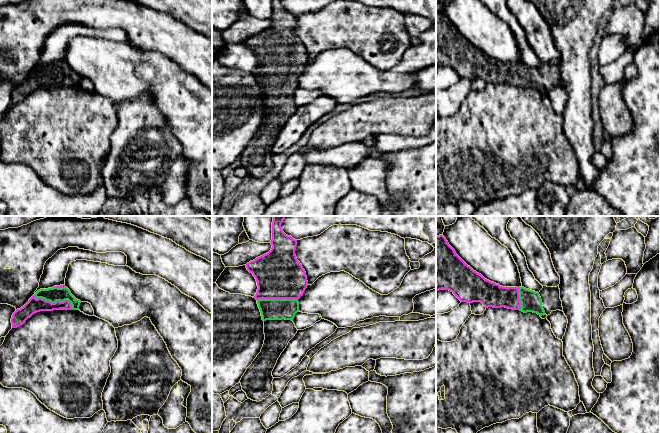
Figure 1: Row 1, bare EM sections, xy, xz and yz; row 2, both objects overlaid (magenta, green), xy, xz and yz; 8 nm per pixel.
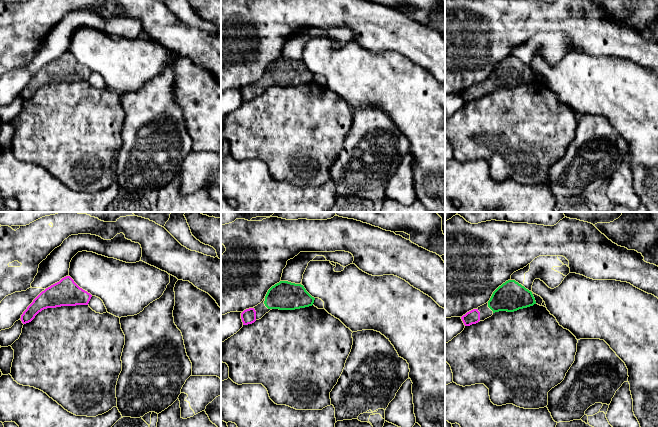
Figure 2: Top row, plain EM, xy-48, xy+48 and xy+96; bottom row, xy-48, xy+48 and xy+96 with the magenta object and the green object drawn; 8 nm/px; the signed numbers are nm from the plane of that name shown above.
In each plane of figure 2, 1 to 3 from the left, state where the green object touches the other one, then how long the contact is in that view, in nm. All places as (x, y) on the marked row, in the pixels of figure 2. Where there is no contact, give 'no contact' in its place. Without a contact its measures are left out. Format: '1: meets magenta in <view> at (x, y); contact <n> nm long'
1: no contact
2: no contact
3: no contact

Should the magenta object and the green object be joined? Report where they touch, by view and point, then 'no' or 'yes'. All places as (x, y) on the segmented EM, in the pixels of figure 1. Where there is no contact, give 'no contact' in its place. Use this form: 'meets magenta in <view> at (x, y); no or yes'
meets magenta in xy at (55, 302); yes

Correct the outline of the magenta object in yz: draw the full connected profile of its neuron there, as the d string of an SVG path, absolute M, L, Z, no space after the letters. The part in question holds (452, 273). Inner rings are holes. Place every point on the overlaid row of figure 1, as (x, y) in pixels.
M443 235L436 236L436 292L439 290L451 291L461 302L481 302L486 308L505 307L520 310L524 313L533 312L538 315L550 315L552 311L563 311L560 299L560 289L543 286L540 292L524 287L503 287L485 279L481 274L468 266L449 245Z

